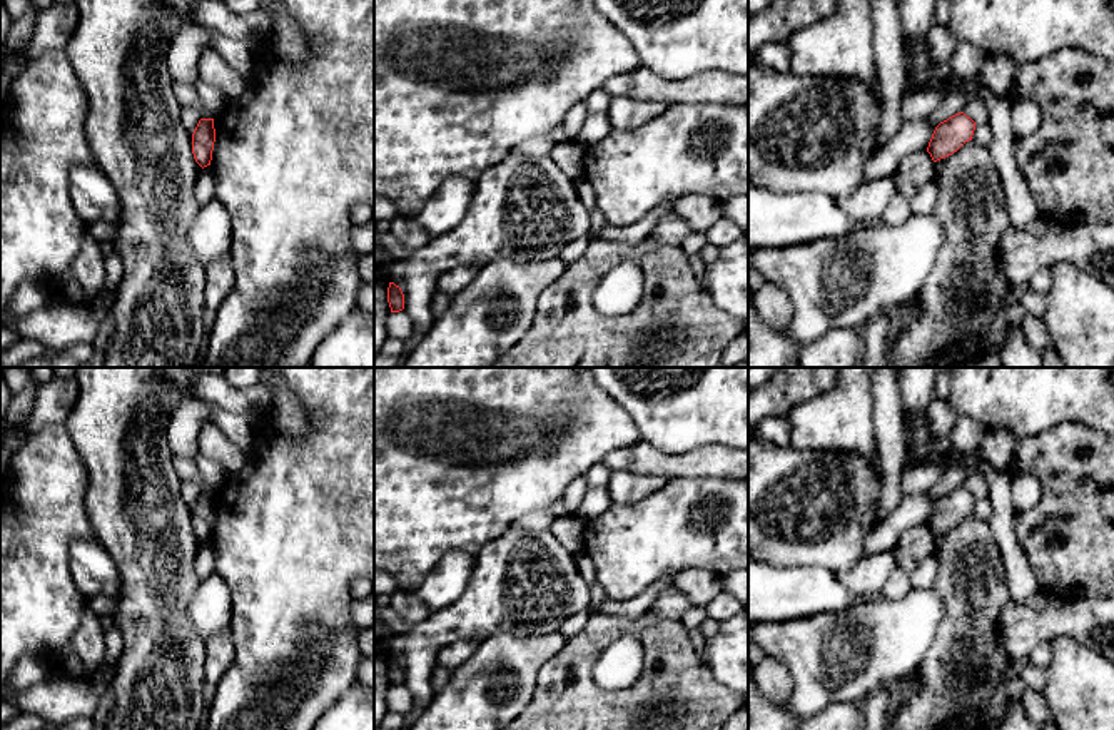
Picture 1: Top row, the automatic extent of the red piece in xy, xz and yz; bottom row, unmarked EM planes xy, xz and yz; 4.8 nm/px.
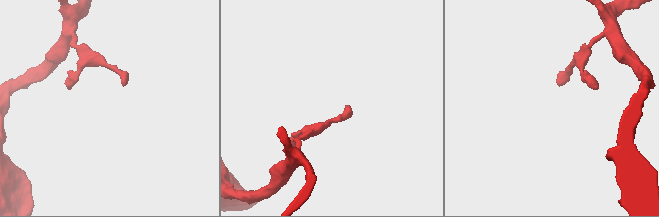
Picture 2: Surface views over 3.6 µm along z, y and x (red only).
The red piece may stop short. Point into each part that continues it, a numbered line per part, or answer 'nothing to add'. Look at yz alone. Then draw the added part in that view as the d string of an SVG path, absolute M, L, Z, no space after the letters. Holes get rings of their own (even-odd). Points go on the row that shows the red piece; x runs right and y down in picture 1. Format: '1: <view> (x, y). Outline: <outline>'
nothing to add

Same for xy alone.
nothing to add

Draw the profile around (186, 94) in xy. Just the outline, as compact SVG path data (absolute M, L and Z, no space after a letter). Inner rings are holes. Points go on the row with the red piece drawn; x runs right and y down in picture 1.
M174 82L172 90L182 109L195 109L200 114L200 119L215 117L202 105L195 85L185 82Z

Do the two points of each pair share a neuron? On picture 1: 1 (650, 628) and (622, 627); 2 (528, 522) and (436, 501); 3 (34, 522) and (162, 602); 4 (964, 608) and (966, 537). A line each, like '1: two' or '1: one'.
1: one
2: two
3: two
4: one

